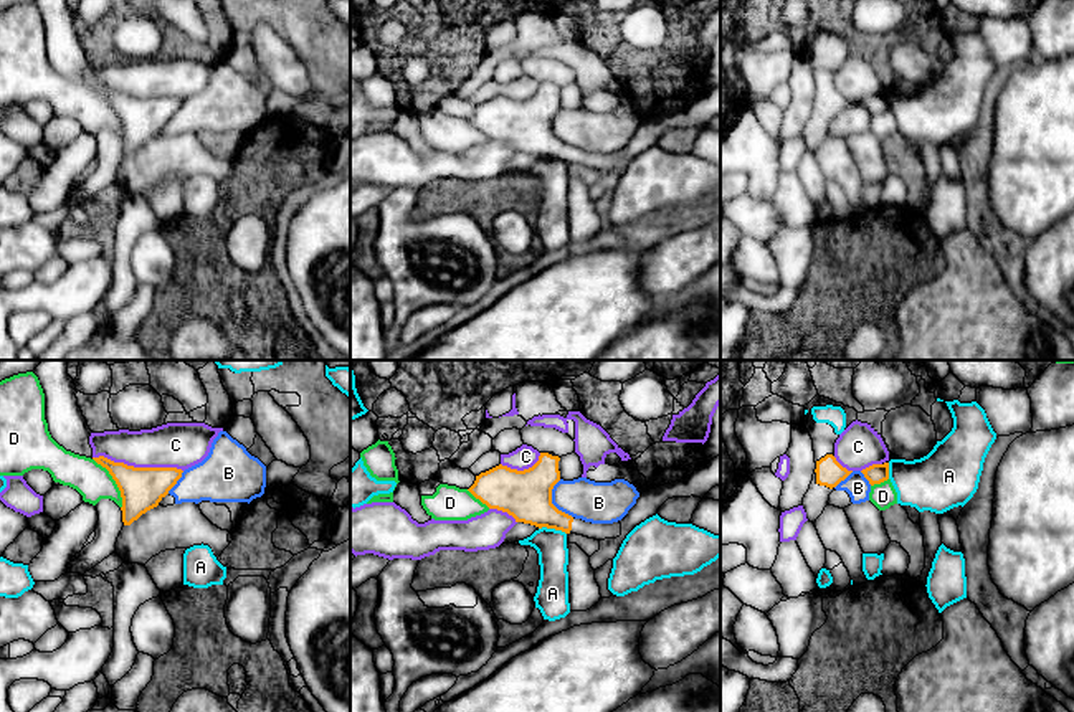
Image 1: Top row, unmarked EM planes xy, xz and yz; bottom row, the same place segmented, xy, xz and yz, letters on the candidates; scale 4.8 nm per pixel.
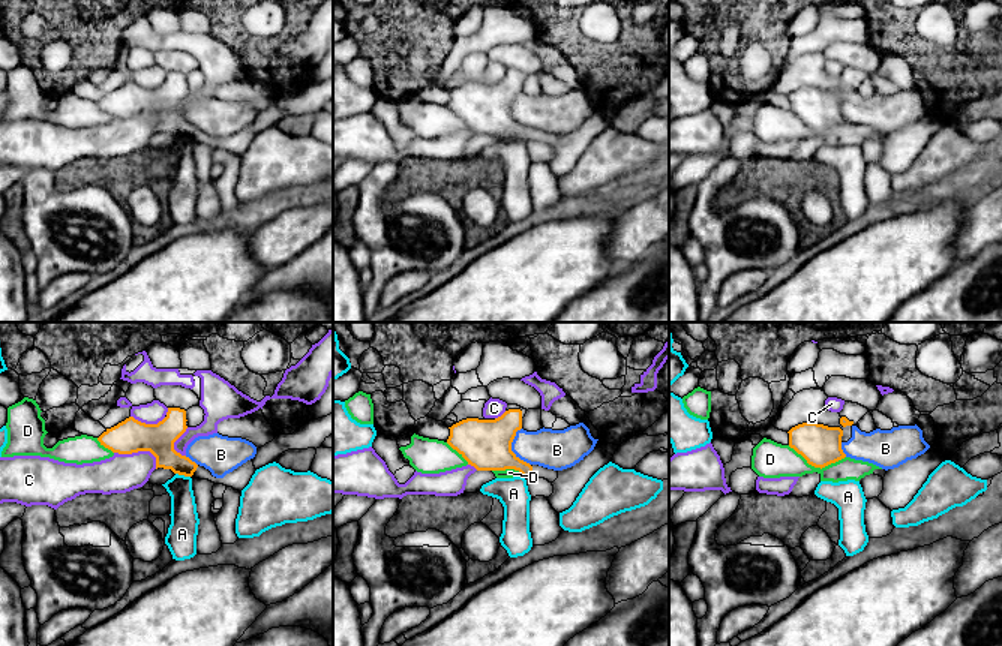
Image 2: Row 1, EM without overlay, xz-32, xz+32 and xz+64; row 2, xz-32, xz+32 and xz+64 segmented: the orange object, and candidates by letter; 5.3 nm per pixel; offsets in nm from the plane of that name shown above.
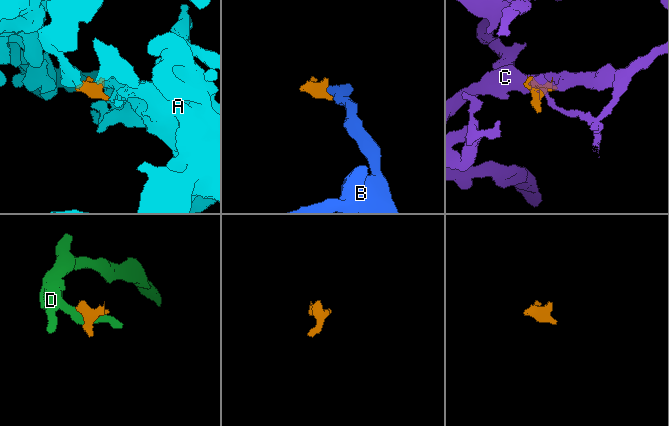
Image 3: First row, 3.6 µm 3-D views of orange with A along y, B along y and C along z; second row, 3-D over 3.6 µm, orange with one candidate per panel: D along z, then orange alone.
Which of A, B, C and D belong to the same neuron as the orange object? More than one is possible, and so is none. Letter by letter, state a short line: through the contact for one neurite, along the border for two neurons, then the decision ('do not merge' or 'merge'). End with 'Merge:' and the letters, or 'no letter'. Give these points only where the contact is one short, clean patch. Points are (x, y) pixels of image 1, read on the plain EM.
A: line xz (539, 157), (554, 157), (565, 164); do not merge
B: line xz (559, 109), (552, 119), (552, 132), (572, 147); do not merge
C: do not merge
D: do not merge
Merge: no letter

